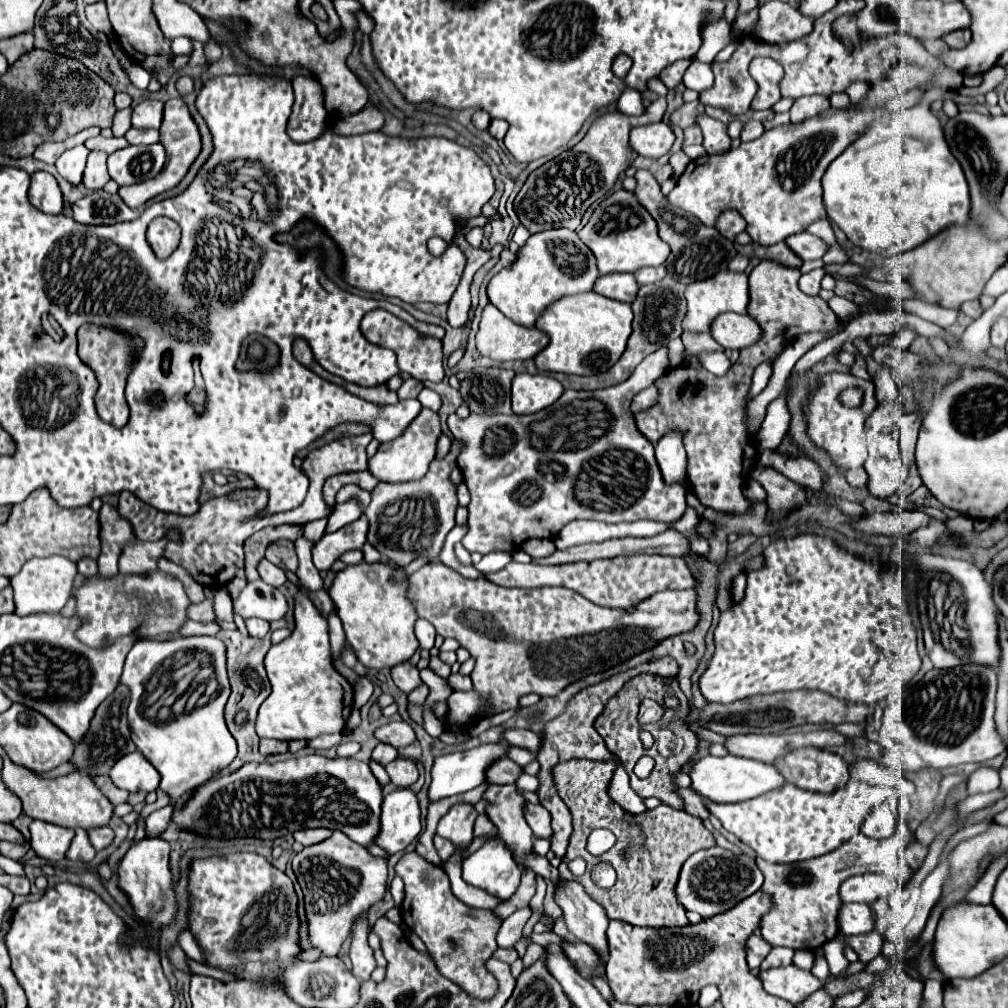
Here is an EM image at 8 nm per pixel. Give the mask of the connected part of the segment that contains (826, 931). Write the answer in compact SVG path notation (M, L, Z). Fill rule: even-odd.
M856 835L832 853L824 857L814 857L812 861L798 861L796 865L770 865L756 857L756 865L764 873L762 889L772 897L774 907L764 915L760 933L772 947L790 949L816 949L826 941L832 941L838 933L838 909L842 901L838 897L838 887L844 879L860 873L882 873L896 865L900 851L904 853L904 841L894 835L890 839L870 839L866 835Z

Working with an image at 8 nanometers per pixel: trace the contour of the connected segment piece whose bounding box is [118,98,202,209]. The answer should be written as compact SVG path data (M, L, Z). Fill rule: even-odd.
M181 98L170 99L166 101L164 105L164 121L162 121L162 127L160 127L160 143L164 145L166 149L166 165L164 169L154 177L154 179L148 179L148 181L142 181L142 183L136 183L136 185L126 185L126 187L120 187L118 195L124 199L124 203L132 209L140 209L144 207L146 201L150 201L152 197L164 193L164 191L170 191L174 189L182 179L184 175L188 173L188 169L192 167L192 163L196 161L196 157L200 155L202 151L202 139L200 139L200 131L198 131L198 125L196 121L192 119L186 103Z

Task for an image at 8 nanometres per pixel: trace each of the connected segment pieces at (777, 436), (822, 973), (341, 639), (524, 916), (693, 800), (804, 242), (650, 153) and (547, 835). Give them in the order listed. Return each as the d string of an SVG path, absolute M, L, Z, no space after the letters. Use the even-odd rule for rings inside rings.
M788 395L776 397L766 411L766 417L756 433L756 441L760 449L776 449L786 435L790 425L790 411L788 411Z
M816 957L816 965L812 969L812 975L818 977L820 981L824 981L824 983L830 979L830 969L828 969L828 963L826 963L824 957Z
M332 609L332 613L328 615L328 623L330 623L330 643L332 643L332 653L338 655L342 645L346 645L346 637L344 637L344 629L342 629L342 621L338 619L336 609Z
M524 907L524 909L514 911L508 919L504 919L504 923L498 931L498 937L496 937L498 947L504 947L504 949L514 947L514 943L522 939L522 929L524 929L526 921L530 919L530 915L532 915L530 908Z
M684 789L684 791L680 791L680 795L682 795L682 799L684 799L684 803L686 803L686 811L688 813L692 813L692 815L698 815L698 817L702 817L702 819L708 819L710 815L708 815L708 811L706 811L706 807L702 805L702 801L690 791L690 789Z
M808 231L796 233L796 235L788 237L788 239L786 239L786 245L788 245L802 261L820 259L820 257L826 253L826 245L824 245L818 237L810 235Z
M664 121L660 123L652 123L652 125L642 125L642 127L634 127L630 131L630 145L638 155L644 157L652 157L658 159L662 155L666 155L674 143L676 135L672 131L672 127Z
M526 805L526 821L534 831L534 837L538 839L552 839L552 825L550 825L550 813L542 805Z

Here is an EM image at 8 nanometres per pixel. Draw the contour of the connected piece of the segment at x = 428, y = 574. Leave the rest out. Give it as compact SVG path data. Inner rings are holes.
M440 561L436 563L428 563L424 565L422 569L418 569L416 573L408 575L408 599L414 603L416 611L418 611L418 617L422 619L428 619L434 627L436 627L436 633L442 635L442 637L454 637L458 639L458 643L462 647L466 647L470 651L470 655L476 659L476 667L472 671L472 683L474 683L474 691L464 691L464 693L452 693L448 697L448 729L454 731L454 733L464 733L468 731L468 727L476 721L476 711L480 707L480 703L488 701L492 703L494 711L492 713L500 713L500 711L506 711L506 709L516 709L518 707L518 701L520 697L528 695L528 693L538 693L542 697L554 697L558 695L560 691L564 691L568 685L572 685L574 681L578 679L584 679L586 675L592 675L592 673L602 673L606 669L612 669L624 661L628 661L630 657L638 655L638 653L644 653L652 647L656 647L660 641L668 639L668 637L674 637L674 635L680 635L680 633L686 633L686 631L692 631L698 627L700 623L700 613L696 609L698 605L698 593L694 589L688 589L688 591L660 591L660 593L654 593L652 597L640 601L636 607L630 607L630 609L602 609L594 603L590 603L586 597L582 597L580 593L576 593L574 589L564 589L564 587L538 587L538 589L518 589L518 587L502 587L502 585L496 585L488 579L466 579L462 577L458 571L454 571L452 567L446 567L442 565Z

